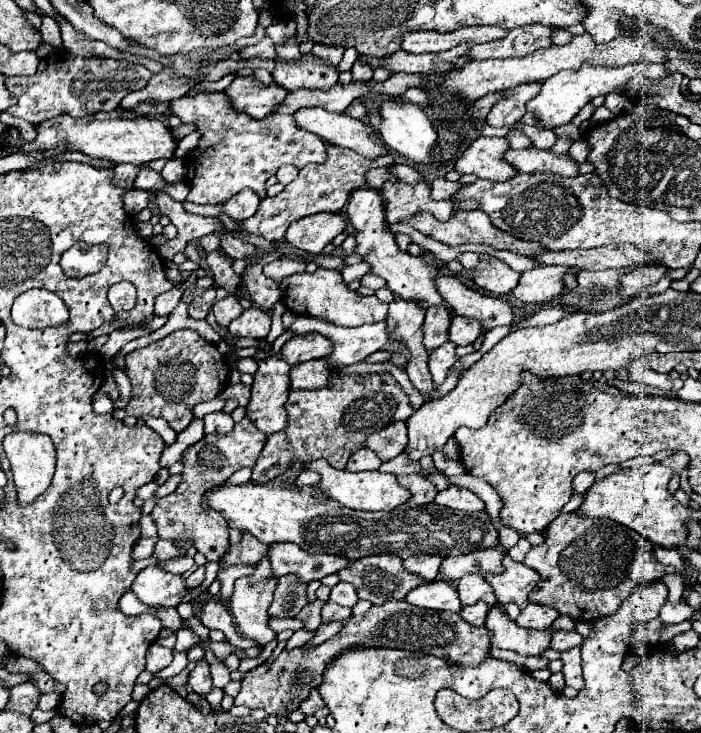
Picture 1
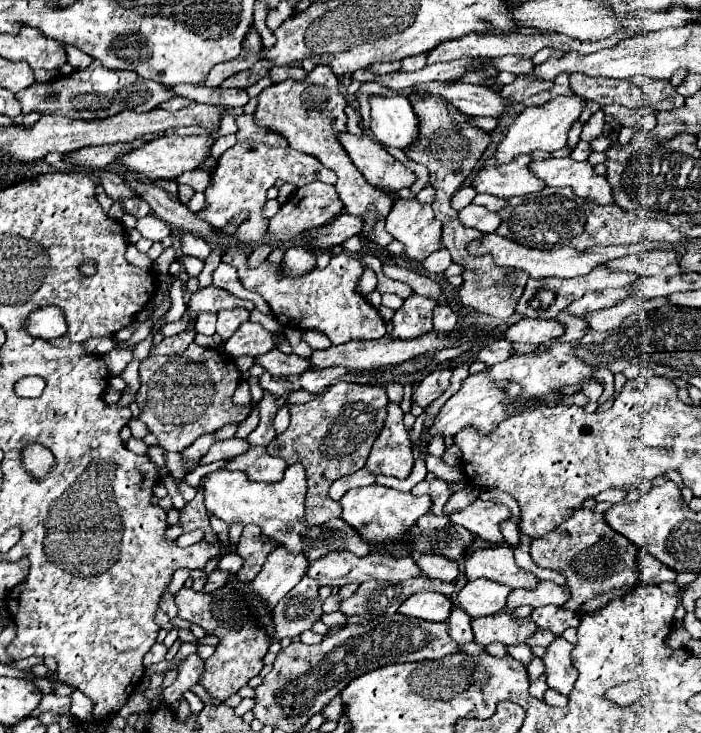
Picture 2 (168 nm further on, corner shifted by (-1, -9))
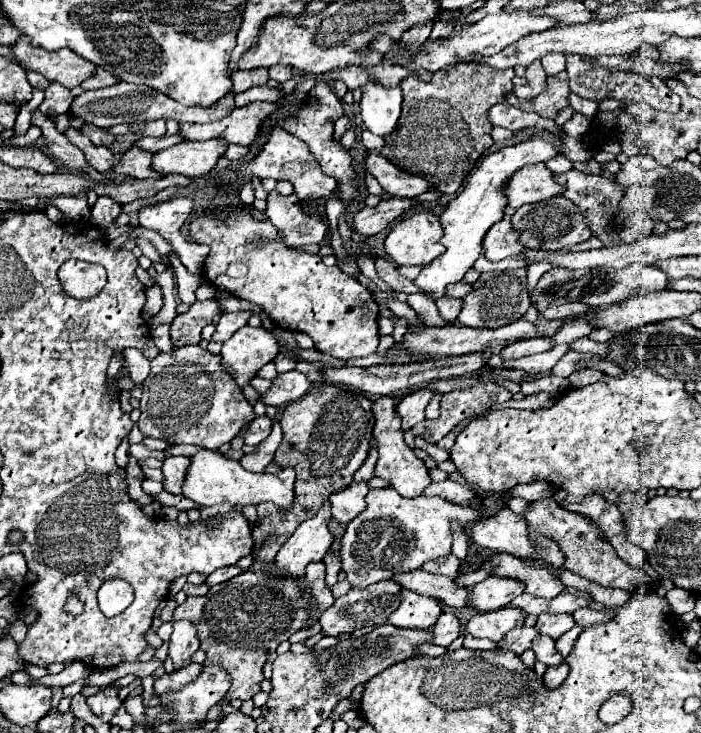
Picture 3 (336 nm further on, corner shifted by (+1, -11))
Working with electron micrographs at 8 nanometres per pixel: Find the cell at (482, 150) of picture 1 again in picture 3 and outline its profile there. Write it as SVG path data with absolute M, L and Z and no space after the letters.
M545 164L523 166L505 182L505 188L501 190L513 208L561 194L561 186L553 180L553 174Z

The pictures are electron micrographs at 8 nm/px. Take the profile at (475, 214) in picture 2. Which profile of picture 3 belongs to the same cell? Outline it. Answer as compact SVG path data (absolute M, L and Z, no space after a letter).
M503 216L497 224L493 224L485 238L483 238L483 250L487 260L503 260L511 254L517 254L523 250L523 246L517 242L517 232L513 232L509 224L509 216Z

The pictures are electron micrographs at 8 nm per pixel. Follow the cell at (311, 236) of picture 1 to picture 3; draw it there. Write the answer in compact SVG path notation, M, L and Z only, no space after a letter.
M391 198L391 200L383 200L379 206L369 208L365 206L363 210L359 210L353 220L351 220L351 228L357 234L363 236L375 236L379 232L383 232L401 212L409 210L415 204L415 200L405 200L405 198Z

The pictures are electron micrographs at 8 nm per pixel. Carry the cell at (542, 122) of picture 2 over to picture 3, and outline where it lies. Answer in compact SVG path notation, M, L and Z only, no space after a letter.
M535 134L519 144L501 148L493 154L487 154L481 164L475 168L475 172L469 176L463 192L457 194L457 198L447 206L447 210L441 214L441 224L445 230L445 236L441 238L441 244L447 248L441 258L435 258L429 266L421 270L421 274L415 278L415 284L425 292L433 292L435 296L441 296L445 292L447 284L459 282L467 270L473 266L473 262L483 254L483 236L487 228L491 228L497 220L503 218L503 208L507 206L505 196L501 194L501 186L505 180L517 172L517 168L523 168L525 164L535 164L535 162L547 162L557 156L557 150L553 142L547 142L541 134Z

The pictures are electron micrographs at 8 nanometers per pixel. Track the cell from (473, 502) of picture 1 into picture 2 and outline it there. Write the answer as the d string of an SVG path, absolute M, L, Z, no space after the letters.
M475 500L471 506L467 506L461 512L451 514L449 518L451 518L451 522L473 532L473 536L479 536L491 544L503 544L505 538L499 530L499 524L509 520L511 512L507 506Z

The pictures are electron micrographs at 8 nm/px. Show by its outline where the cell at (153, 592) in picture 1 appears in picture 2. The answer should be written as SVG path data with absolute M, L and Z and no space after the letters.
M225 584L223 588L215 592L195 592L191 588L181 588L181 592L175 596L179 618L187 622L199 624L207 634L215 634L219 638L217 650L211 658L205 660L205 672L199 684L219 700L227 700L239 688L247 686L247 682L257 676L263 668L263 656L267 654L271 646L271 636L267 630L259 624L259 620L251 614L249 604L239 588L235 584Z

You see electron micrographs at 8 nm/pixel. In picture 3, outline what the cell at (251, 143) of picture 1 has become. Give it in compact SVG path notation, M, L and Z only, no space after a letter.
M275 126L271 128L269 132L269 140L265 142L265 146L261 148L261 152L239 164L235 168L235 174L241 178L241 180L249 180L249 178L275 178L275 180L289 180L293 186L295 186L295 194L299 196L299 200L309 200L309 196L317 196L321 200L327 200L335 188L337 188L337 182L335 178L327 176L321 172L317 160L313 158L313 154L309 152L309 148L305 148L305 144L301 140L297 140L293 134L285 132L283 128Z

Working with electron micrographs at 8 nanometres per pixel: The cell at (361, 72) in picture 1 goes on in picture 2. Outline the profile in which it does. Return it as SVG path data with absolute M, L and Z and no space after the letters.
M399 60L390 63L374 64L373 66L369 67L369 70L377 75L385 75L391 72L398 71L401 67L401 63L401 60Z

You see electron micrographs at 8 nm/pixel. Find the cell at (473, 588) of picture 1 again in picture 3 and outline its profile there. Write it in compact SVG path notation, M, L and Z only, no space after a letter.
M489 576L483 582L475 584L471 590L469 606L477 612L493 612L511 604L515 596L523 592L523 584L513 578L495 578Z

